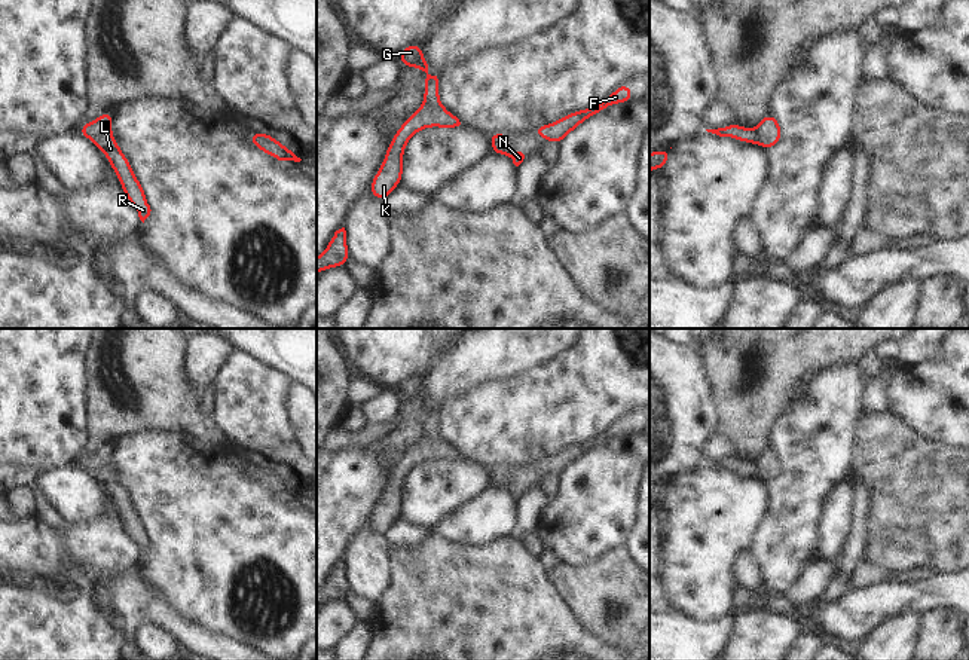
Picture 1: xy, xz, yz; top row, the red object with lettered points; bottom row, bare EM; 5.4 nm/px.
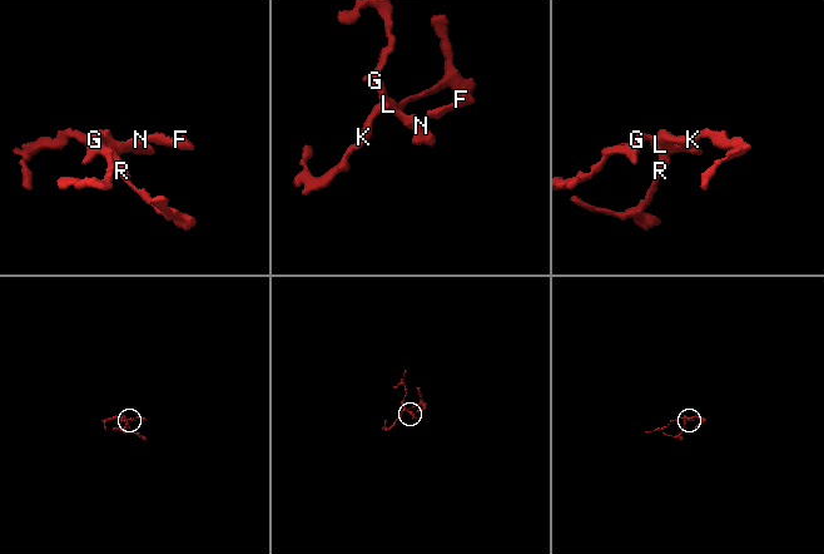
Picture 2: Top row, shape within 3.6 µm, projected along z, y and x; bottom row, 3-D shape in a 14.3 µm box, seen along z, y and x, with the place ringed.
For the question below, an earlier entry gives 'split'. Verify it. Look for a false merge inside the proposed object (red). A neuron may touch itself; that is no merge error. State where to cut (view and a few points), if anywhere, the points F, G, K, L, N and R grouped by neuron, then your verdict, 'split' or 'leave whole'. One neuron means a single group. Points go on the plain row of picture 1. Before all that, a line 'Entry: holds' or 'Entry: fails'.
Entry: fails
no cut; F G K L N R; leave whole

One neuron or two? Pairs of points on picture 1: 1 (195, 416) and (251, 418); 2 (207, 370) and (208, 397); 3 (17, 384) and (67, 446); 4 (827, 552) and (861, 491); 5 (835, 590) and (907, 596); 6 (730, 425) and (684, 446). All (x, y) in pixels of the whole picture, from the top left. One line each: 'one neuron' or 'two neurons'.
1: two neurons
2: two neurons
3: one neuron
4: two neurons
5: two neurons
6: two neurons

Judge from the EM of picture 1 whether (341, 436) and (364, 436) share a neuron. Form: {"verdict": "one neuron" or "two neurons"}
{"verdict": "one neuron"}

